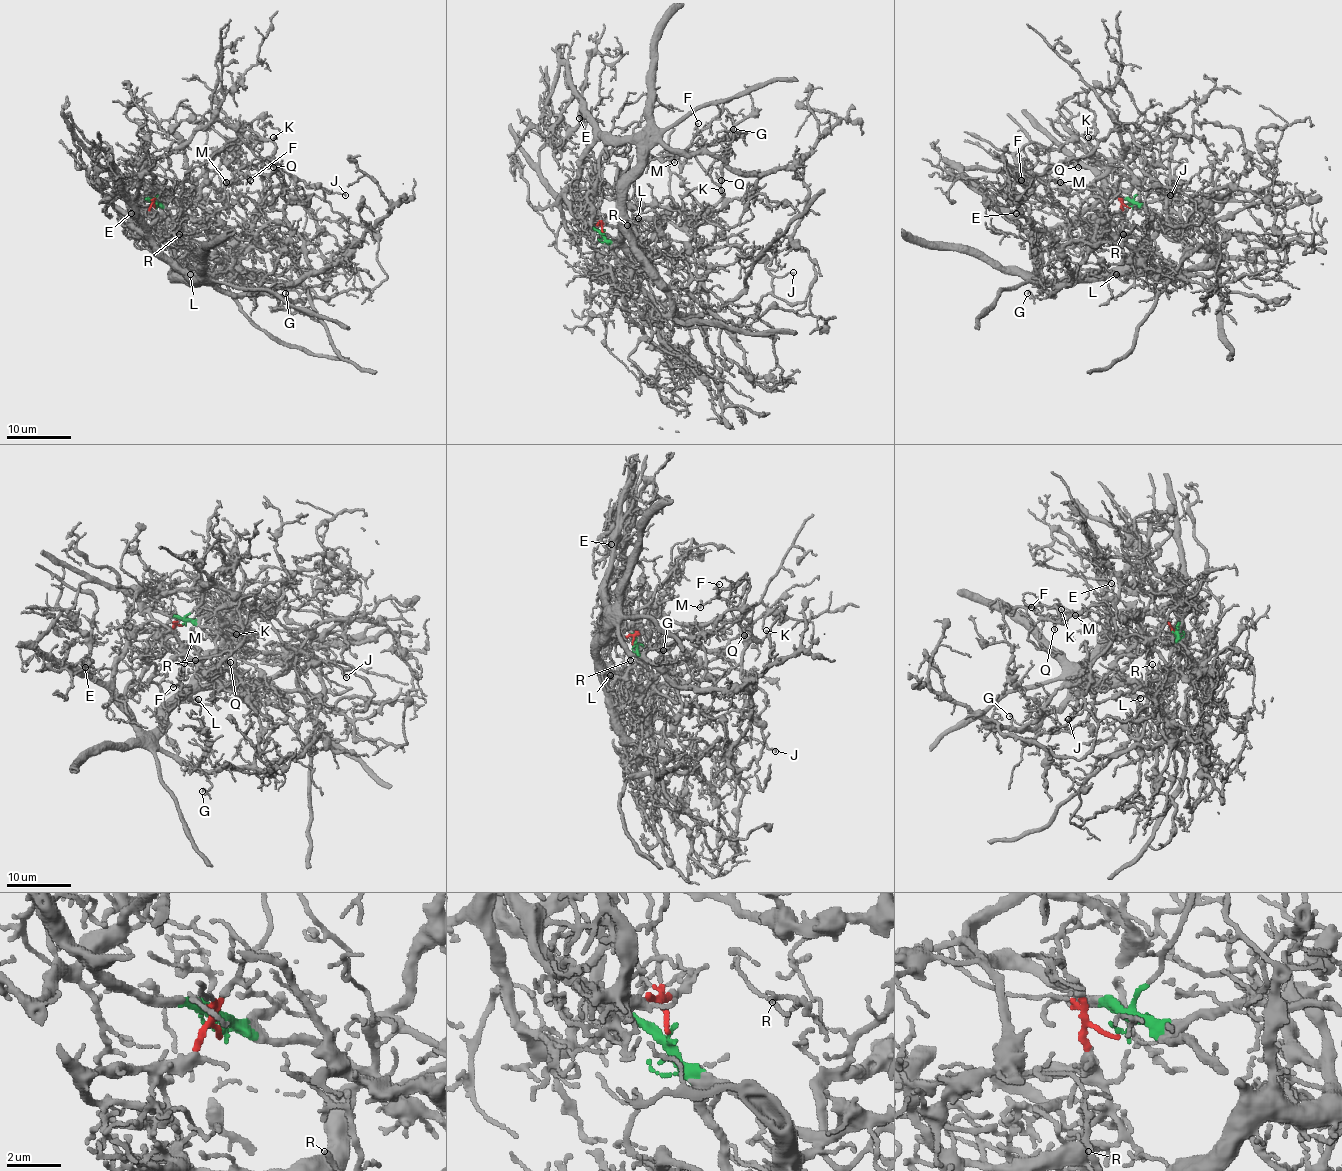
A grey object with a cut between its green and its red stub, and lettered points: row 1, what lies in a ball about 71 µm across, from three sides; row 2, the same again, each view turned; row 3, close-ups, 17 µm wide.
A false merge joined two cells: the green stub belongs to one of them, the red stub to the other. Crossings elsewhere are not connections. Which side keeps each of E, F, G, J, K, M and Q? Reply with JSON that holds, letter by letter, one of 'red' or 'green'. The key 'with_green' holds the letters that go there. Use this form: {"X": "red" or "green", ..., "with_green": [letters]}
{"E": "red", "F": "green", "G": "red", "J": "green", "K": "green", "M": "green", "Q": "green", "with_green": ["F", "J", "K", "M", "Q"]}

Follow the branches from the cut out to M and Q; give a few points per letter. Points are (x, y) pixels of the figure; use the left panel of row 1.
M: (155, 206), (124, 190), (142, 169), (181, 148), (213, 120), (252, 130), (268, 138), (275, 150), (226, 182)
Q: (155, 206), (124, 190), (142, 169), (181, 148), (213, 120), (268, 138), (275, 146), (273, 167)

